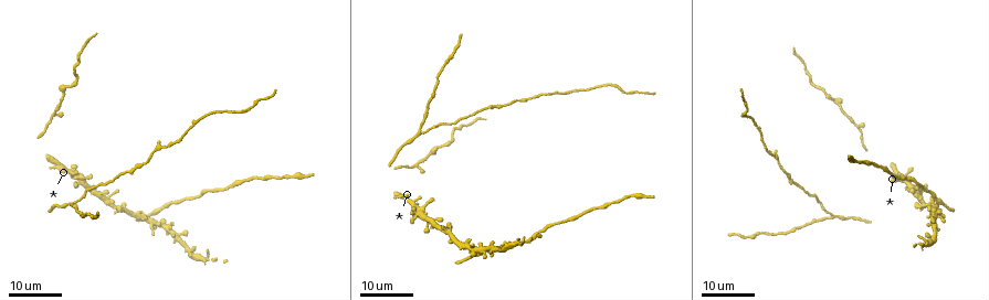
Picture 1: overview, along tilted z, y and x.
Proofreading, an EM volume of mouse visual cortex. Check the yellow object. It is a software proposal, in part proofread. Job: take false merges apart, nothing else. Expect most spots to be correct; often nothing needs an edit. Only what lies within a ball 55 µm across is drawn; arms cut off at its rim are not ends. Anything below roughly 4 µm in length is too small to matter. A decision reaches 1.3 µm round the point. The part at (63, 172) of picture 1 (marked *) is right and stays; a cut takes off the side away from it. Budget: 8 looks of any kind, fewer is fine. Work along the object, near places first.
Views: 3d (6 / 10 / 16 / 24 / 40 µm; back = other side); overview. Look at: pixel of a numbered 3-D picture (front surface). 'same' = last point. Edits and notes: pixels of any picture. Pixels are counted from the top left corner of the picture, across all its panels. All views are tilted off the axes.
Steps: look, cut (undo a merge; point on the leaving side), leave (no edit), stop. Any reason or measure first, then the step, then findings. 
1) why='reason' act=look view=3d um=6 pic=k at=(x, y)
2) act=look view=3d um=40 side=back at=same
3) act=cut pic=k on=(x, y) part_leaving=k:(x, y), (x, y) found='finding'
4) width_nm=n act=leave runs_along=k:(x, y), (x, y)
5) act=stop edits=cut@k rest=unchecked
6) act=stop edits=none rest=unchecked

why='three-way junction' act=look view=3d um=16 pic=1 at=(418, 131)

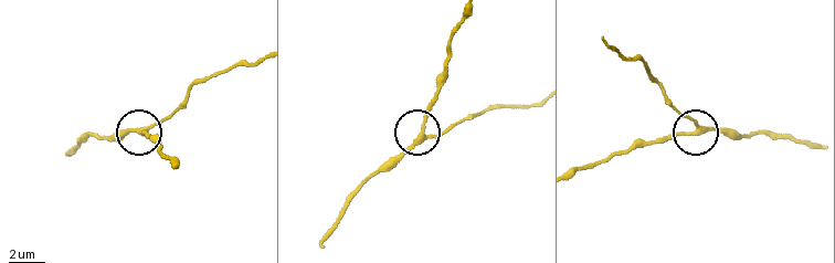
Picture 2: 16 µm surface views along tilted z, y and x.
why='closer look' act=look view=3d um=6 pic=2 at=(422, 132)

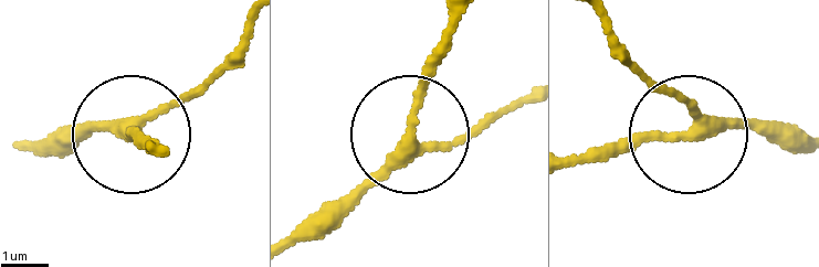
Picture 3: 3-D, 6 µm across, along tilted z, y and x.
width_nm=230 act=leave found='one neuron here'

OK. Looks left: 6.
why='thick turns thin' act=look view=3d um=16 pic=1 at=(131, 171)

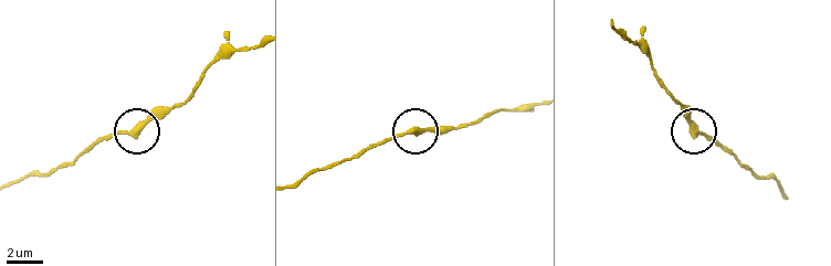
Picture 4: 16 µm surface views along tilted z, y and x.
act=look view=3d um=10 pic=4 at=(413, 131)

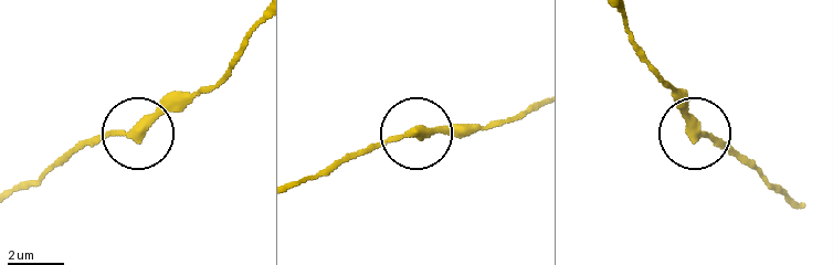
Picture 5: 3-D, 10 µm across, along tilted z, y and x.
act=leave found='all the same neuron'

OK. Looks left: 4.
why='narrows sharply' act=look view=3d um=24 pic=1 at=(530, 96)

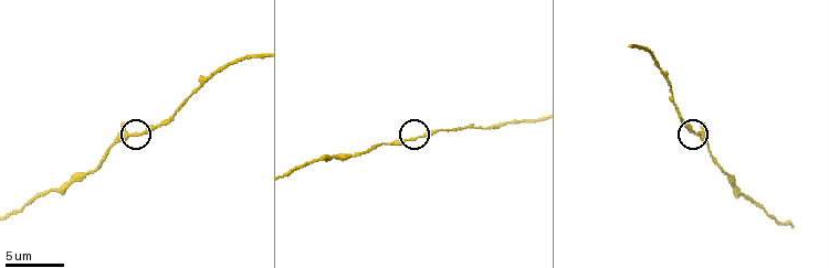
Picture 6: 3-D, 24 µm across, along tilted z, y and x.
act=look view=3d um=10 pic=6 at=(140, 133)

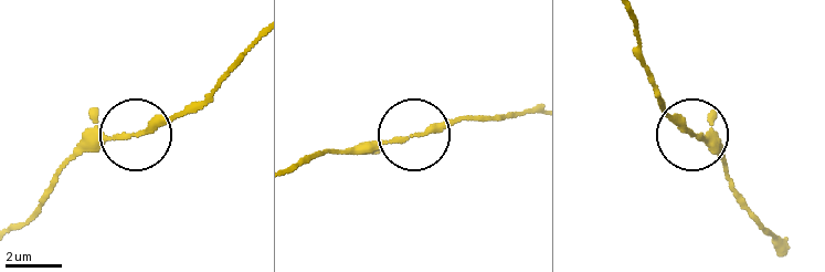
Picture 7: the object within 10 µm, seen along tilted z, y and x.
width_nm=160 act=leave found='continuous, no second neuron'

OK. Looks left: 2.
act=stop edits=none rest=unchecked

